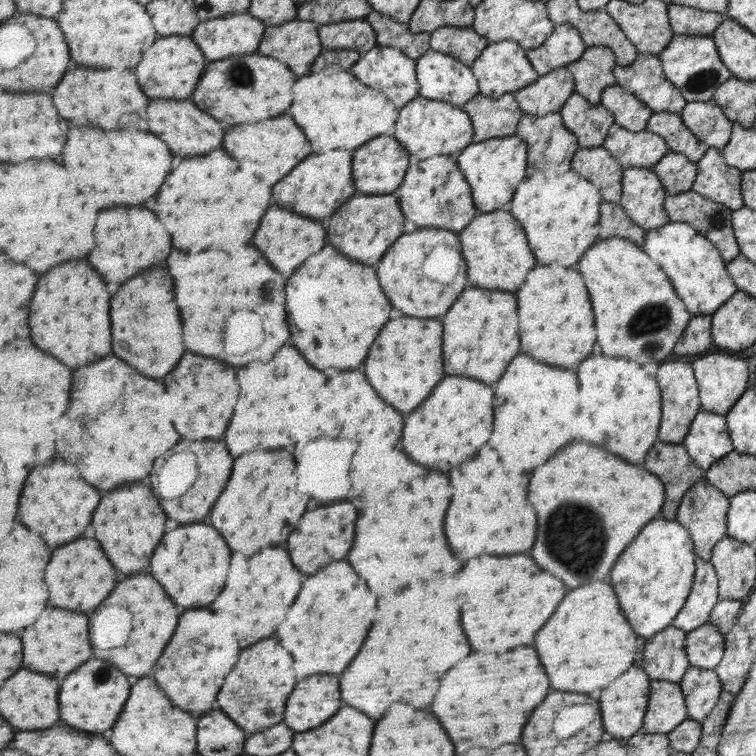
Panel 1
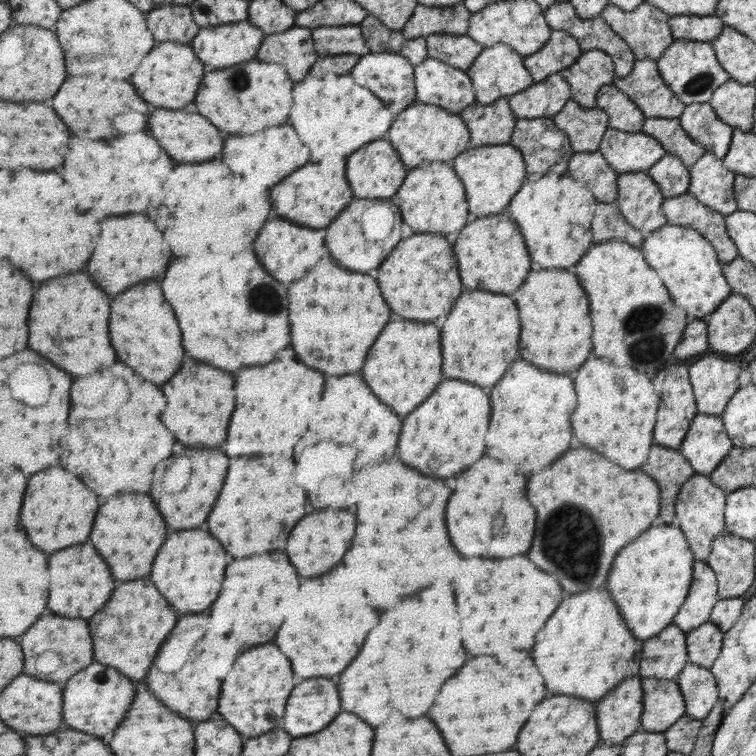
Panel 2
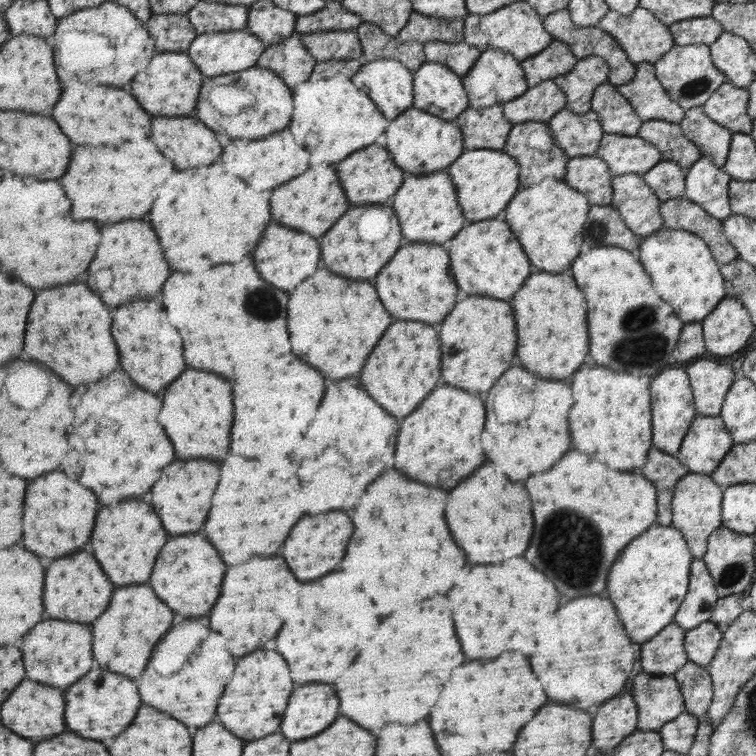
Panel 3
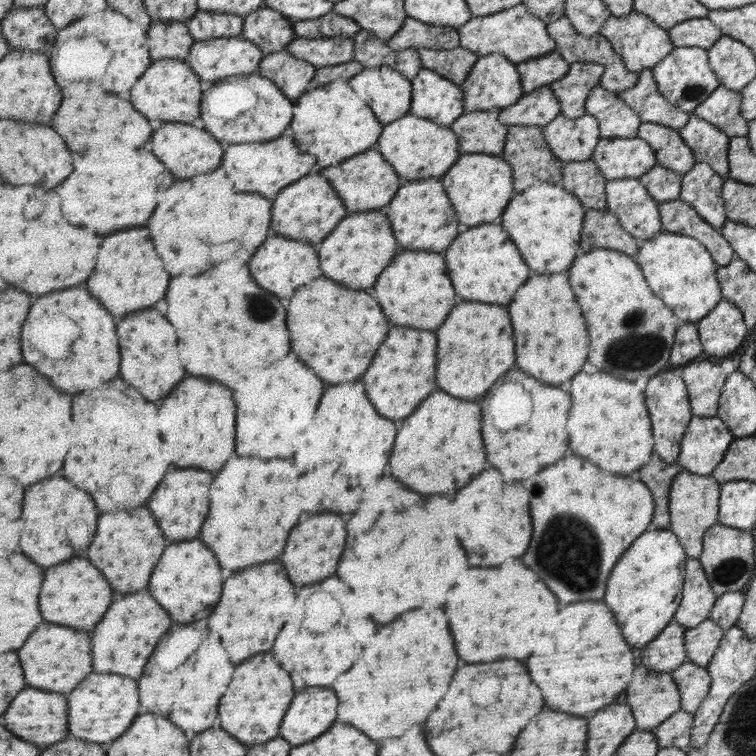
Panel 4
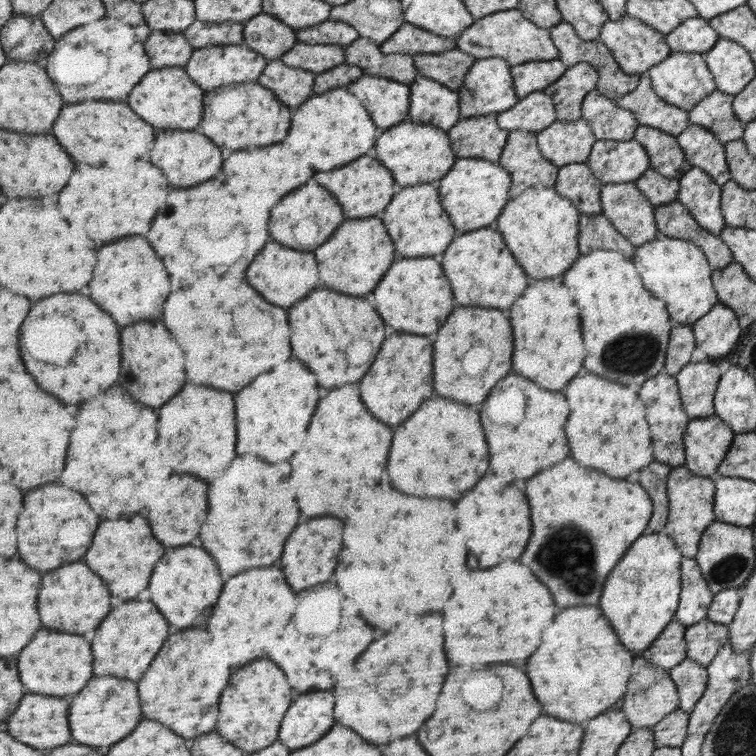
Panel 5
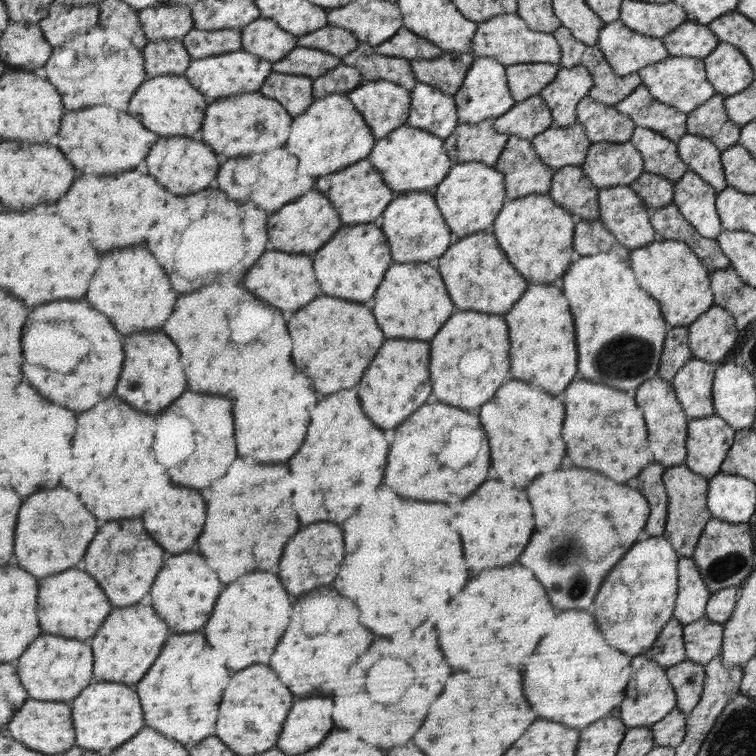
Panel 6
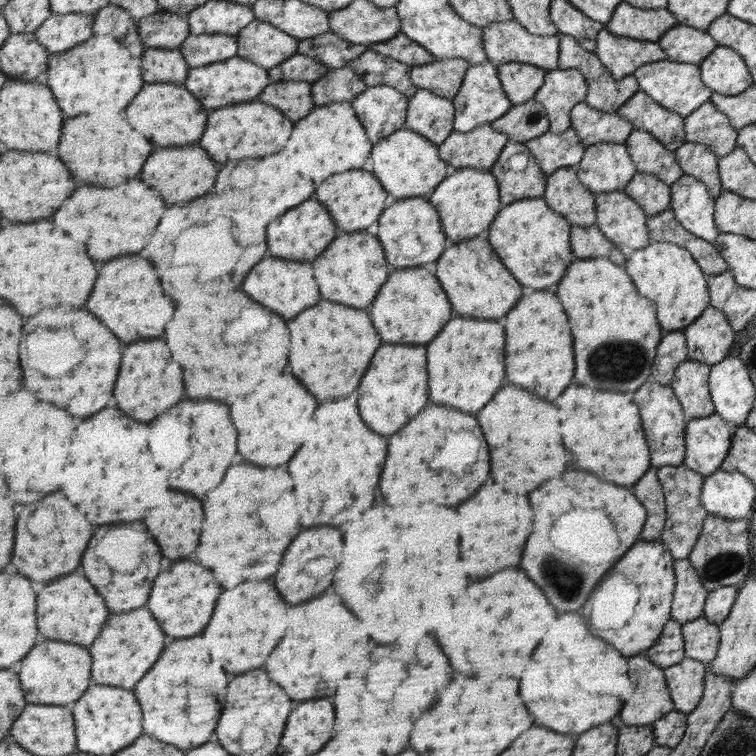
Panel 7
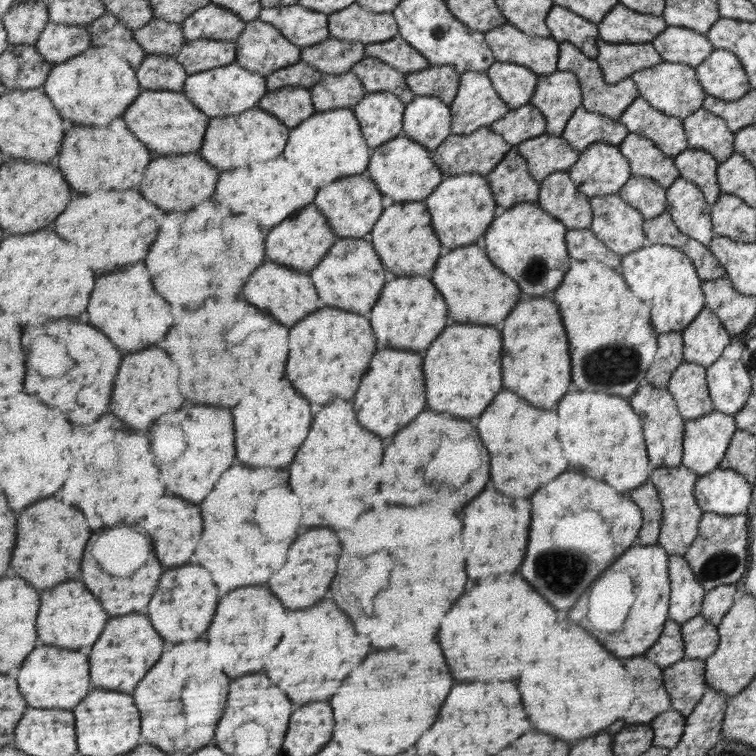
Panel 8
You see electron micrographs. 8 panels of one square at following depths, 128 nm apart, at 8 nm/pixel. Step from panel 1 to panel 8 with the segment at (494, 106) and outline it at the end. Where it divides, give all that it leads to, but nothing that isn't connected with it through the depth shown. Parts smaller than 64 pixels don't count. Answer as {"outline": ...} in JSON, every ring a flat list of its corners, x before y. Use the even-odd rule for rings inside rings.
{"outline":[[481,127,469,136,452,132,444,144,432,151,431,155,436,165,445,172,446,176,453,177,471,173,489,175,508,156,513,147,514,145,506,140,504,135,497,134,490,127]]}

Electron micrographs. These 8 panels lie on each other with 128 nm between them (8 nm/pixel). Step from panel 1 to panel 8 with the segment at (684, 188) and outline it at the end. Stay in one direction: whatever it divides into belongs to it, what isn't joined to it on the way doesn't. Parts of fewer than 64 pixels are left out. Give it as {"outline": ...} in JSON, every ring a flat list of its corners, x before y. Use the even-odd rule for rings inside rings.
{"outline":[[632,175,619,194,632,206,637,206,645,220,659,217,667,210,667,188,643,175]]}

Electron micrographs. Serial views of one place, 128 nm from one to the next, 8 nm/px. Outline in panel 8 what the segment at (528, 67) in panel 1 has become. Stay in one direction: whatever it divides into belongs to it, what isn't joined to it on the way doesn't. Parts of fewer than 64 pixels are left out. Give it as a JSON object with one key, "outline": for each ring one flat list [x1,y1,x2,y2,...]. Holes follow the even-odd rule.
{"outline":[[485,70,461,75,460,89,451,107,452,132,467,136,481,127,490,127,511,110]]}

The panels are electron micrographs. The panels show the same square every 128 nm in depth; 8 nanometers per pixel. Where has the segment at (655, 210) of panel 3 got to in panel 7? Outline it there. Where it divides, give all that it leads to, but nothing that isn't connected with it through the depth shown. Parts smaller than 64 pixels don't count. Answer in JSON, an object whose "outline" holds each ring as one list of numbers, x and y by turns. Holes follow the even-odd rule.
{"outline":[[624,191,596,193,596,224,625,251,643,249,651,242,647,218,639,203]]}

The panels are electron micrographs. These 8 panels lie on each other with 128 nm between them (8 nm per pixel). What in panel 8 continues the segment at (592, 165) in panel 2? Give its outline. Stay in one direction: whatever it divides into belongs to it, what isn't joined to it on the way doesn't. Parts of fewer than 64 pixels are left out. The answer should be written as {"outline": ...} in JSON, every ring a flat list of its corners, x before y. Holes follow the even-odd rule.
{"outline":[[567,171,550,174,541,182,537,204,565,223,568,230,591,229,591,197,580,191]]}

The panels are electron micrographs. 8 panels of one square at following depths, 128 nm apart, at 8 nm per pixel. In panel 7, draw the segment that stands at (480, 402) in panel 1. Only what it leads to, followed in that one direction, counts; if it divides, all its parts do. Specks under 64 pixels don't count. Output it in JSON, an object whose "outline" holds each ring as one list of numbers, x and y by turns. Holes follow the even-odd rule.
{"outline":[[433,406,433,408,423,410,413,422,409,422,409,426,405,426,405,430,399,430,397,434,391,436,389,456,387,456,385,472,381,478,381,490,383,490,383,496,391,504,395,500,409,504,411,496,415,494,423,502,433,500,433,502,439,502,439,504,445,504,445,506,457,510,457,506,461,506,467,498,477,494,477,490,489,480,489,476,491,476,489,442,485,438,485,432,479,426,479,420,461,412,461,410,453,410,453,408,445,408,445,406],[447,430,455,430,455,432,473,430,481,440,481,448,477,452,477,470,465,474,463,478,457,478,455,474,447,474,447,472,429,470,429,462,443,448]]}

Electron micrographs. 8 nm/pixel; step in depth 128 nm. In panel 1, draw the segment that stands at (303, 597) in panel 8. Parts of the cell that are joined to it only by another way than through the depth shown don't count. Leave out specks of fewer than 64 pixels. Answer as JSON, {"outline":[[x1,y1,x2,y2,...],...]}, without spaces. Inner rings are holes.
{"outline":[[341,504,335,506,337,511,307,512,297,530,289,538,289,552,293,554,293,564,305,572,315,574,319,568,331,564,333,560,343,560,355,542,355,522,357,522,357,510,353,504]]}

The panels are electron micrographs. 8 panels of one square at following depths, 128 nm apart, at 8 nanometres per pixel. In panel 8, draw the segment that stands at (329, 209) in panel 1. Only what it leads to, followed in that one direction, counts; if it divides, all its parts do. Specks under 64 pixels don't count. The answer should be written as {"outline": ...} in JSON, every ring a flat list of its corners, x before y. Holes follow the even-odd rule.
{"outline":[[311,204,301,210,301,214,287,218,285,222,281,222,281,226,275,226,271,230,271,234,267,236,267,256,275,263,291,266,293,270,309,272,325,258,335,240,337,235,332,230,332,225,329,226,327,218]]}

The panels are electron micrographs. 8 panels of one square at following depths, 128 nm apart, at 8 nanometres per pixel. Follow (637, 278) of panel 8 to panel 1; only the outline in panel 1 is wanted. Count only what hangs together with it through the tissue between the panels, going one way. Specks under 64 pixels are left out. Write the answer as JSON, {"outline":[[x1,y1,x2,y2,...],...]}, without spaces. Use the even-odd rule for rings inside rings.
{"outline":[[670,220,667,225,648,229,644,245,645,254,659,263,675,294,684,301,684,306,693,310,692,315,710,316,737,291,718,250,689,223]]}

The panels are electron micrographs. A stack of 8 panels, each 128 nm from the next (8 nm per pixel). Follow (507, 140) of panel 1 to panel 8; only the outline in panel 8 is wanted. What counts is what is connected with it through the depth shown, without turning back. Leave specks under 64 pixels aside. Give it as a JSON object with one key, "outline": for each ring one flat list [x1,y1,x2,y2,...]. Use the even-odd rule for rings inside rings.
{"outline":[[477,173,446,176,444,181,424,200,432,213,432,223,444,248,482,243,485,233,500,213,491,182]]}

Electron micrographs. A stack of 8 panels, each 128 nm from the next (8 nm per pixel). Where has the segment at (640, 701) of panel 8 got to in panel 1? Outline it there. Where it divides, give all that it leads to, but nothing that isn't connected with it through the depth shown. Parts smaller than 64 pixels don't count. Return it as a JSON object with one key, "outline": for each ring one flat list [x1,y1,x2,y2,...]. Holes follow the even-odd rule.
{"outline":[[650,680,642,732,668,734,688,719,687,705,678,683]]}

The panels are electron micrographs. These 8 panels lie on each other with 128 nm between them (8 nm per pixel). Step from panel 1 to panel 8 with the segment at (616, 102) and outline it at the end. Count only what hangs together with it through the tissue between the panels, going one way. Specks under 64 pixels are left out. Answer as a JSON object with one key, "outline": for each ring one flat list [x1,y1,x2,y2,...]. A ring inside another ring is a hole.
{"outline":[[581,106,569,119,562,137,582,152,596,142,619,147,629,133,628,126,624,123]]}

